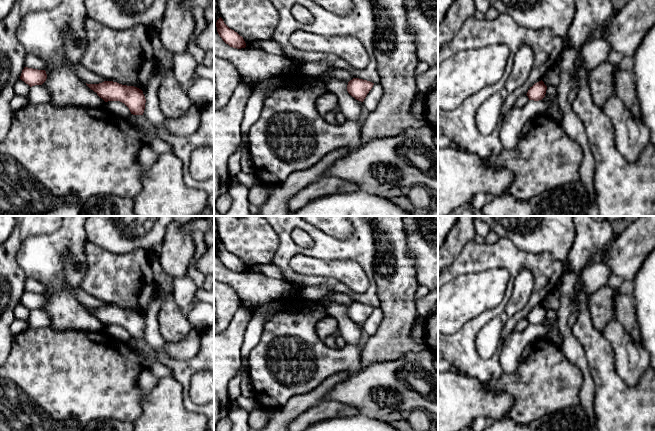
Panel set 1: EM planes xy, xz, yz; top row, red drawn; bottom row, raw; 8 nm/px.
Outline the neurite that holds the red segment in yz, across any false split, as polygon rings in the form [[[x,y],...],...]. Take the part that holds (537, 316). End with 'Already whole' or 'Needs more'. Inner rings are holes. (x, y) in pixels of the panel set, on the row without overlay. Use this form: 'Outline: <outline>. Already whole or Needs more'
Outline: [[[541,304],[535,307],[527,316],[529,324],[539,325],[545,321],[547,310]]]. Already whole

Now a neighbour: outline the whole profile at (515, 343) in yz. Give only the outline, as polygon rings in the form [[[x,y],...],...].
[[[529,324],[523,331],[512,331],[504,340],[500,353],[500,362],[503,372],[514,374],[517,370],[519,359],[525,348],[538,338],[547,337],[548,333],[557,326]]]

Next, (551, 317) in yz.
[[[547,310],[545,321],[542,323],[544,325],[554,325],[557,321],[557,311],[555,310]]]

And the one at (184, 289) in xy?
[[[188,274],[173,280],[174,300],[184,313],[191,310],[196,290],[197,287]]]

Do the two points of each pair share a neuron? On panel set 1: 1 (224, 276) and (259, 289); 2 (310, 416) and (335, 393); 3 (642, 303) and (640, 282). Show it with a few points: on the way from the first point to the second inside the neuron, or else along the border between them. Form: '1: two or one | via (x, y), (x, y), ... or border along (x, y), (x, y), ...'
1: one | via (233, 279), (250, 286)
2: two | border along (322, 400), (339, 400), (350, 406)
3: one | via (642, 298), (642, 287)

